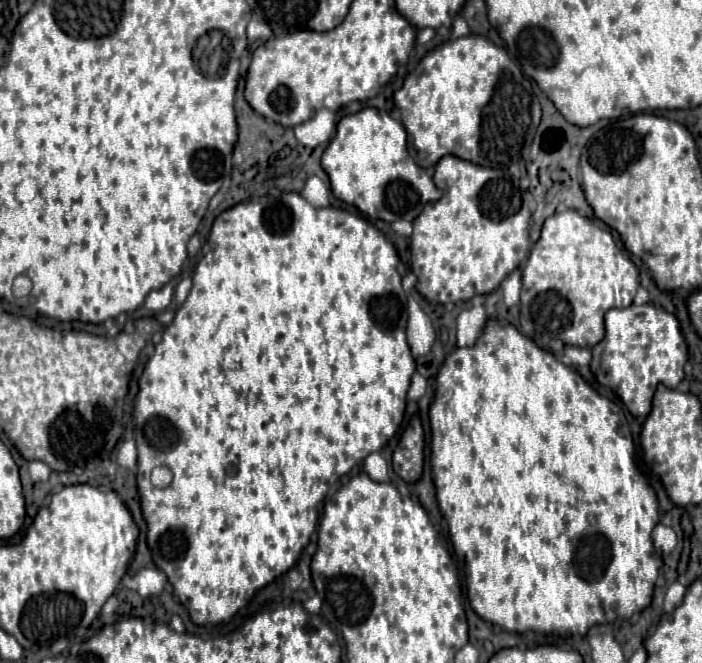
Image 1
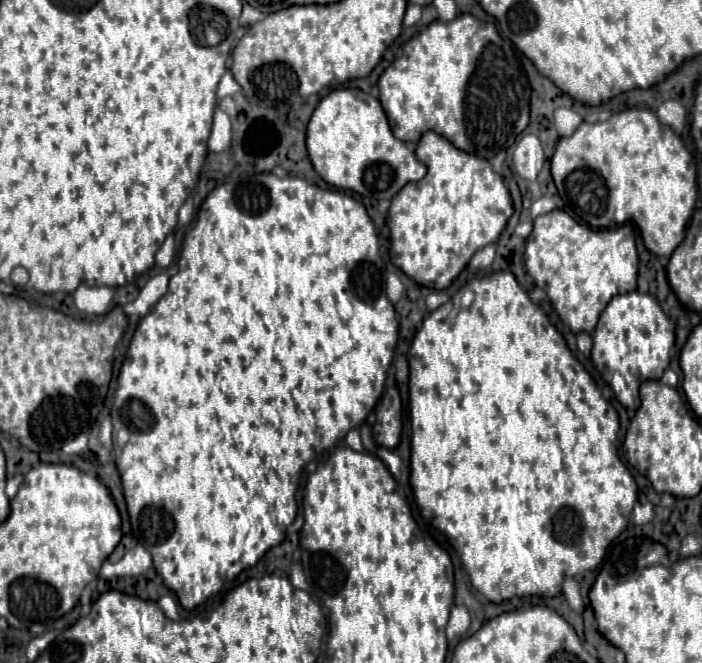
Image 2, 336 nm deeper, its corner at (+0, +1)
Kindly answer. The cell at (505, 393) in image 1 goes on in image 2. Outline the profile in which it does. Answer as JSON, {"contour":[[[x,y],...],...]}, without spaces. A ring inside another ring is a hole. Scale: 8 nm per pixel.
{"contour":[[[492,272],[472,278],[452,297],[452,301],[424,318],[422,326],[414,334],[408,358],[412,426],[410,484],[420,508],[420,516],[424,522],[428,522],[432,516],[432,526],[442,534],[446,532],[450,546],[460,554],[462,566],[470,576],[470,584],[482,596],[486,596],[486,600],[498,604],[514,596],[556,596],[562,590],[564,574],[576,576],[584,574],[586,570],[594,570],[602,562],[610,542],[630,524],[630,512],[636,504],[638,488],[632,474],[618,458],[618,414],[598,392],[594,380],[568,350],[562,334],[550,324],[548,316],[528,298],[526,290],[520,288],[512,272]]]}

